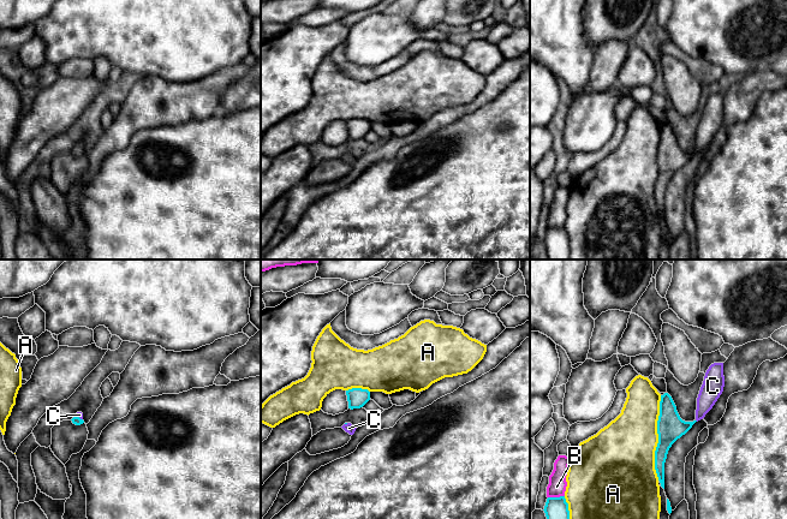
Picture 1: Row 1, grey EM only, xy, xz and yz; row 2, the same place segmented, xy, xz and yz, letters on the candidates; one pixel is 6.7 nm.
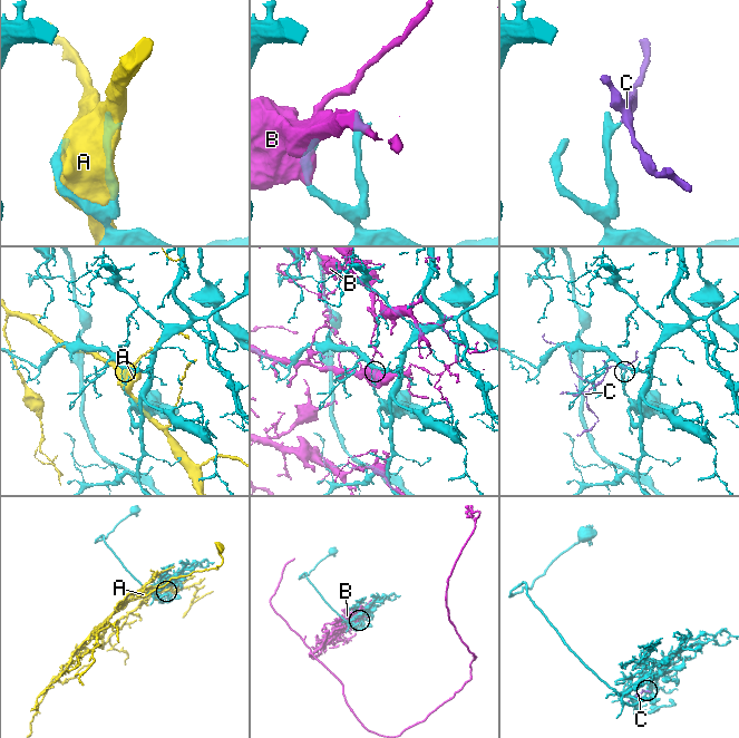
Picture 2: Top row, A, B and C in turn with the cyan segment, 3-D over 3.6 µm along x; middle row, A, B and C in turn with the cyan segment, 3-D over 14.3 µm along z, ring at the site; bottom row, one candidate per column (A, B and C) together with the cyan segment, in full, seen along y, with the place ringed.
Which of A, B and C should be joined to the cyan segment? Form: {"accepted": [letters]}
{"accepted": ["C"]}

